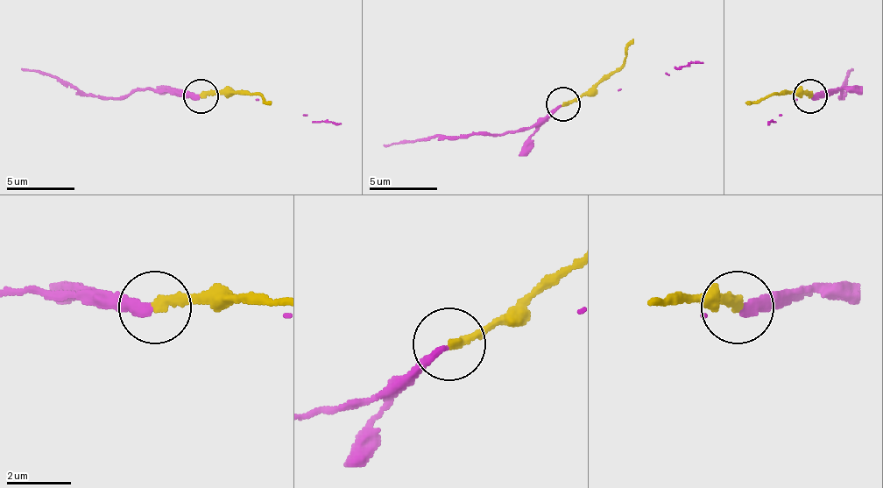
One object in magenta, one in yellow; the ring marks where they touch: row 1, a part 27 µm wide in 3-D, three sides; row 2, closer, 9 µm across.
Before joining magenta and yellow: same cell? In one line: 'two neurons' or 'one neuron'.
two neurons

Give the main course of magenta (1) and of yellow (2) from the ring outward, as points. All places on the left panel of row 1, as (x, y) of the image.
1: (200, 97), (176, 97), (169, 90), (97, 97), (22, 69)
2: (200, 97), (257, 94), (271, 103)

